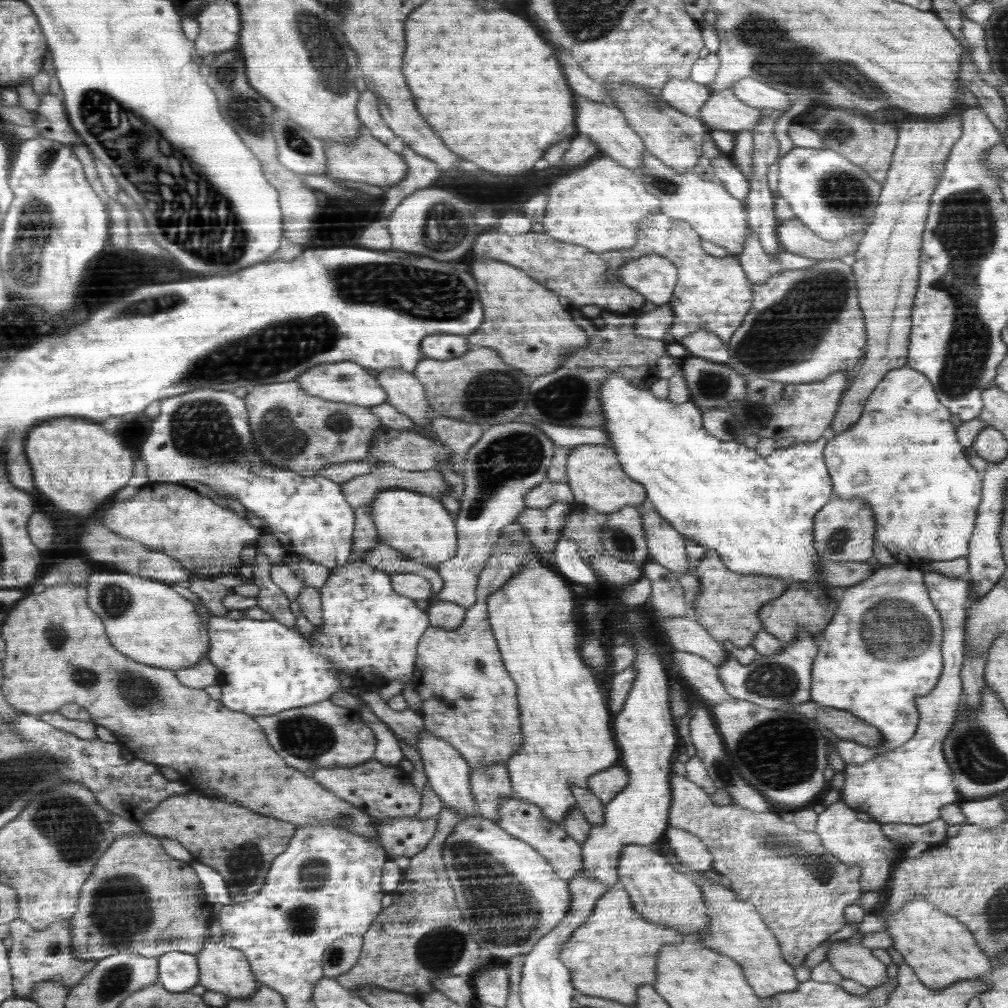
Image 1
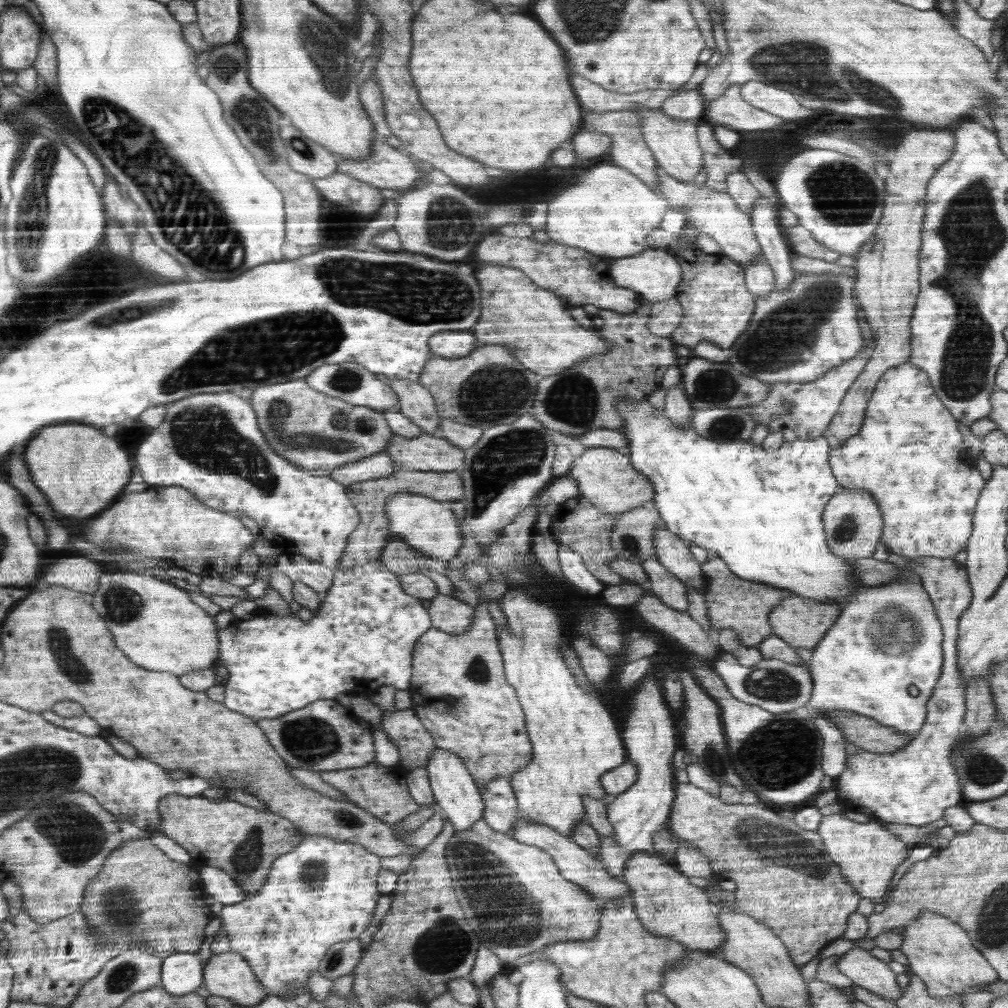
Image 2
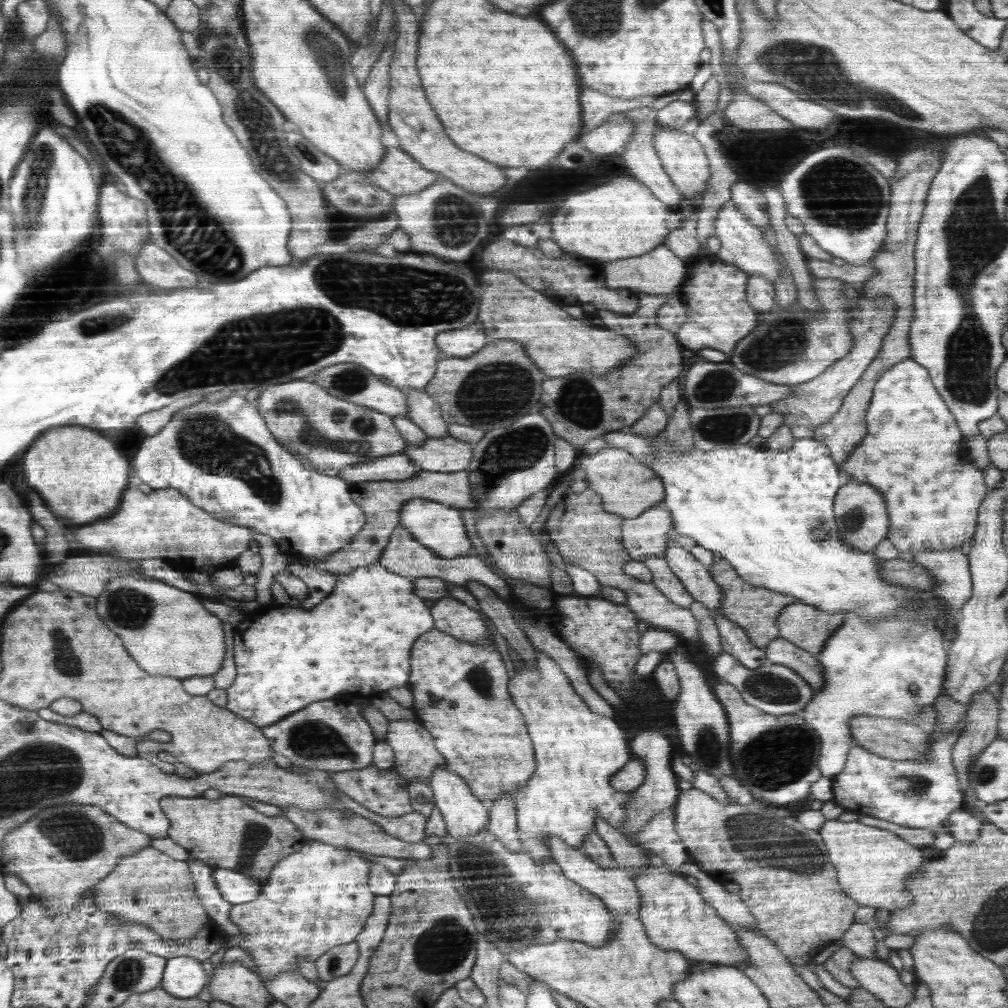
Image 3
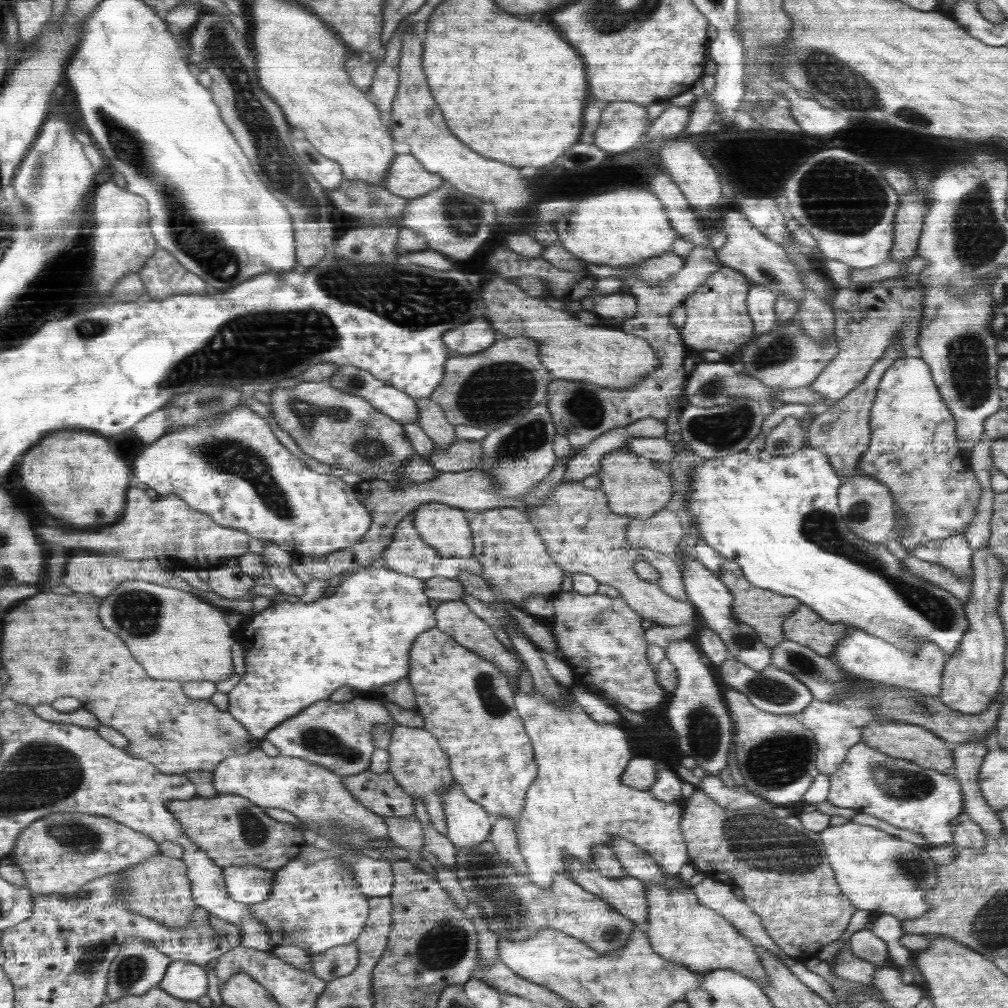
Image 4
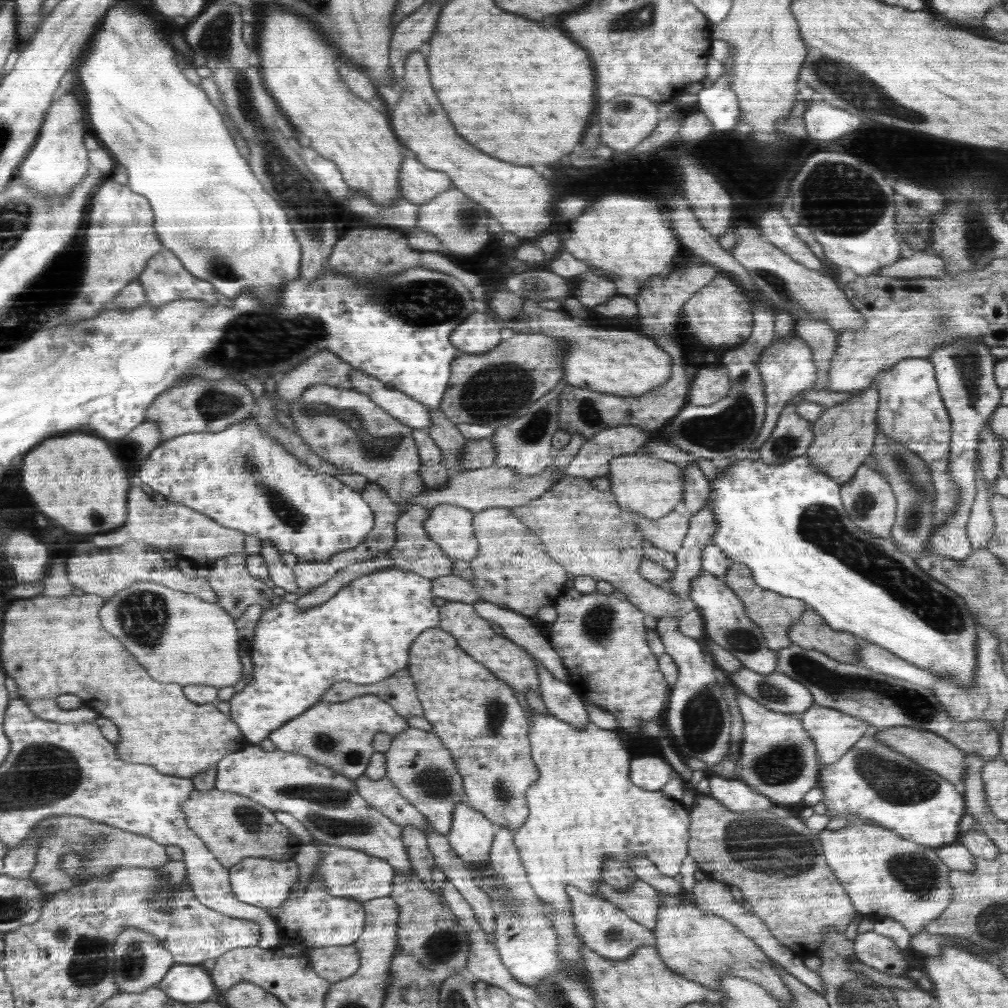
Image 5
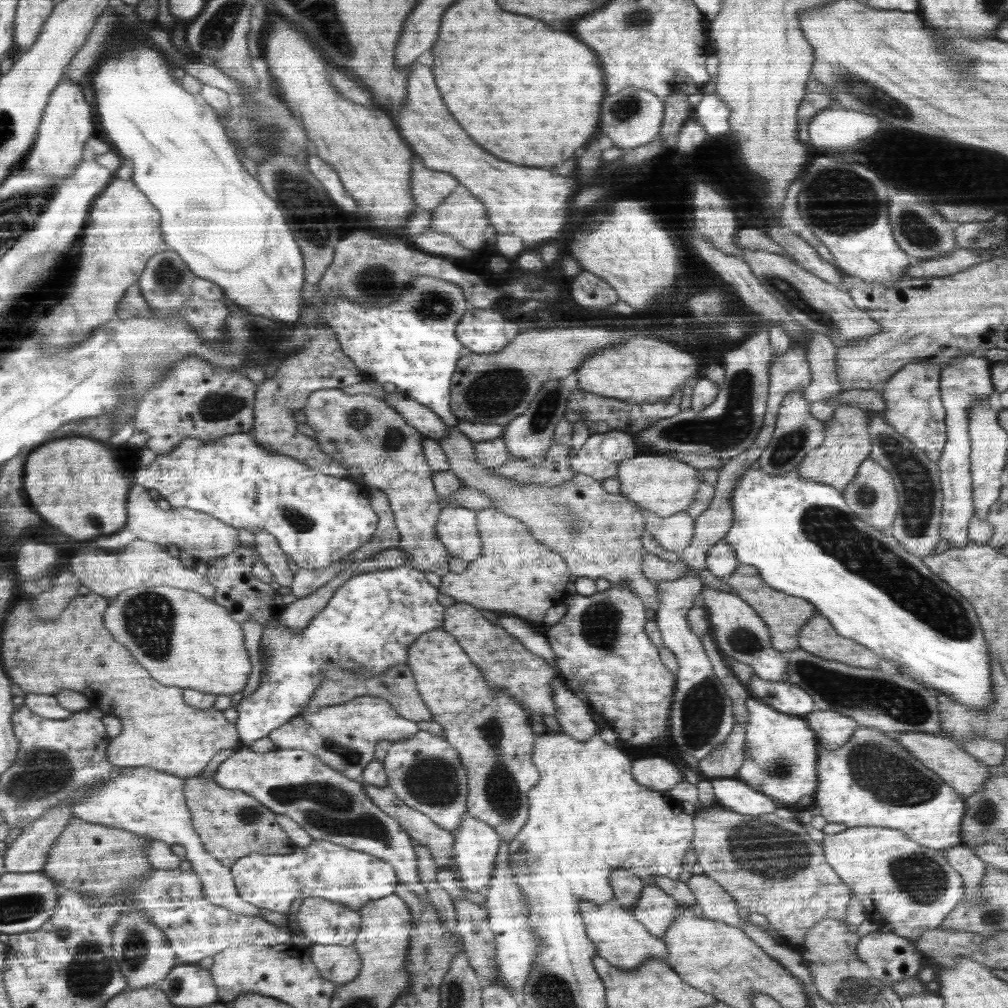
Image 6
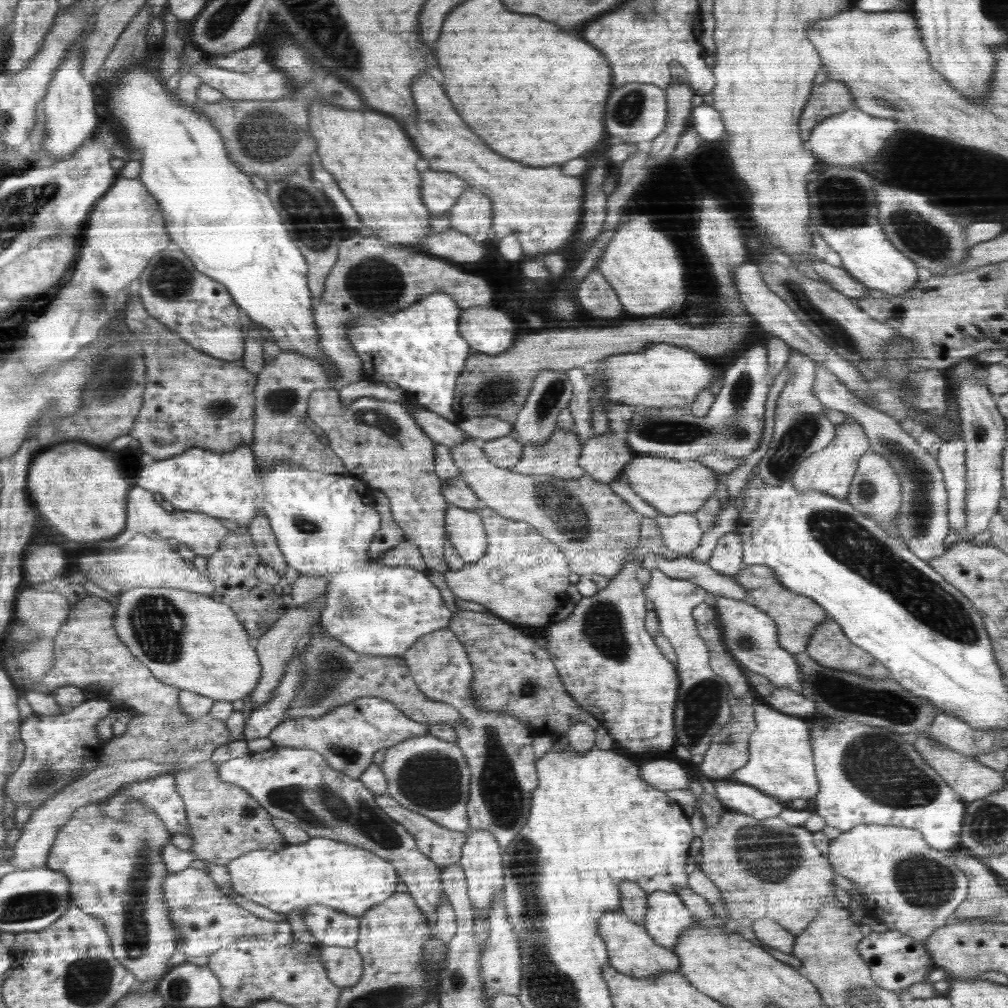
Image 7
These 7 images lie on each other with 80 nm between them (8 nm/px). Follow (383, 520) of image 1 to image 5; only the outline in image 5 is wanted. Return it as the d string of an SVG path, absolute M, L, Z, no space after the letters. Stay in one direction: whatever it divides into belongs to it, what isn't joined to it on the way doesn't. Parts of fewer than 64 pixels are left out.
M451 504L433 506L424 524L429 539L436 541L446 556L469 561L479 554L479 541L472 530L472 511Z

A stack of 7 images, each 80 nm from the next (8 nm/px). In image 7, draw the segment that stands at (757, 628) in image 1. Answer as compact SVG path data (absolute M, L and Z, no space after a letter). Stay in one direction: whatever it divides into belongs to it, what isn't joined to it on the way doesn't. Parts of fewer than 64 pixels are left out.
M747 565L734 577L736 582L746 589L748 596L751 596L752 605L761 609L770 618L773 618L774 622L777 622L782 649L789 650L794 655L806 652L814 632L822 623L830 619L822 605L812 601L809 596L792 592L786 588L780 580L777 580L776 572L773 572L773 569L766 565Z

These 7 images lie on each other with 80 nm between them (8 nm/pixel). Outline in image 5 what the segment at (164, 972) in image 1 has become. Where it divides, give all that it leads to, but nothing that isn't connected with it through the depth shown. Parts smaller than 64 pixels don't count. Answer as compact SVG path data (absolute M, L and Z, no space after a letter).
M176 964L159 987L178 1002L204 1002L214 994L214 984L201 965Z

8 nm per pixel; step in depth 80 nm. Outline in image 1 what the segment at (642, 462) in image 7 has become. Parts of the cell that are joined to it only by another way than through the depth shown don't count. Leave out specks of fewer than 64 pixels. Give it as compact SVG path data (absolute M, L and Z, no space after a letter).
M610 444L582 445L571 448L566 459L567 483L571 488L574 501L589 505L601 513L611 513L622 507L642 505L648 496L645 485L634 480L621 467L621 461L616 455L616 449Z

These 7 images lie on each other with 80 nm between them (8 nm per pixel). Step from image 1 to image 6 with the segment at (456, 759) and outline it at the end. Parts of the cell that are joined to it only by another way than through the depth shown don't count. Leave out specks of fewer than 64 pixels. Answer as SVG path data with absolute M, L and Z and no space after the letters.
M468 812L461 818L461 826L452 830L452 833L454 835L454 859L459 868L459 878L463 881L466 890L486 892L494 878L493 870L502 838L498 836L497 830L493 826L486 824L486 821L478 820Z

